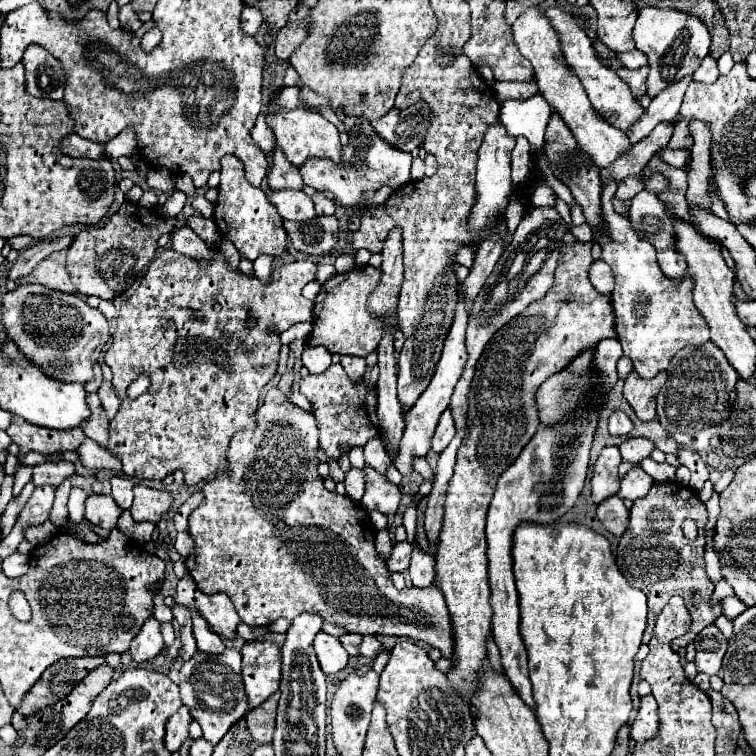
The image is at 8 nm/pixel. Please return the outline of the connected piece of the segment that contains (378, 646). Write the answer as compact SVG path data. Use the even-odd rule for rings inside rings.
M365 636L363 642L361 642L361 646L359 646L359 652L361 652L361 656L375 658L377 654L385 652L385 648L383 648L383 644L375 636Z

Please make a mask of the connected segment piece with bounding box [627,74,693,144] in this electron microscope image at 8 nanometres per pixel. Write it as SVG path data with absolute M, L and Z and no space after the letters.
M693 74L681 78L681 82L673 82L673 86L667 86L657 98L653 98L651 106L645 110L645 118L633 130L629 130L629 140L637 144L641 138L649 136L649 132L663 120L675 120L683 102L683 94L693 82Z

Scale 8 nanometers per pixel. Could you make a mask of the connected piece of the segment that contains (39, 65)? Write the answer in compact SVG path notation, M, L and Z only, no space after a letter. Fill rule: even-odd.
M29 44L23 54L23 66L29 94L49 100L63 100L63 84L49 84L49 70L53 76L61 74L59 62L49 56L49 52L37 44Z

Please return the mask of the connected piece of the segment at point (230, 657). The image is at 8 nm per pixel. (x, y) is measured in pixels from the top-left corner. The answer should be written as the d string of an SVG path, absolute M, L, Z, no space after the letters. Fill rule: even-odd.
M227 648L217 656L197 652L193 658L185 660L179 668L179 688L183 704L191 708L193 718L203 728L203 738L213 746L219 744L229 726L249 710L245 706L245 690L241 686L241 654L233 648Z

